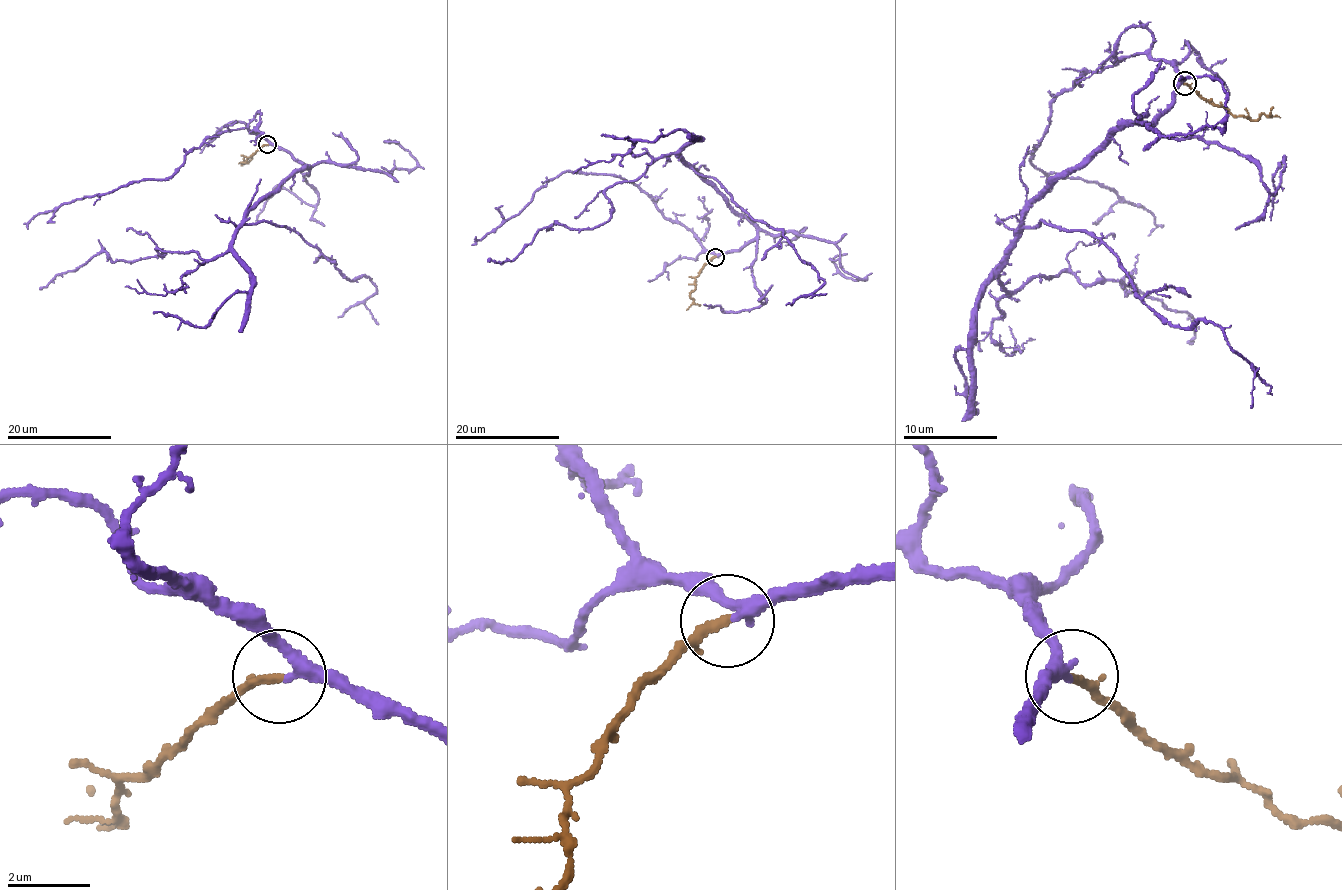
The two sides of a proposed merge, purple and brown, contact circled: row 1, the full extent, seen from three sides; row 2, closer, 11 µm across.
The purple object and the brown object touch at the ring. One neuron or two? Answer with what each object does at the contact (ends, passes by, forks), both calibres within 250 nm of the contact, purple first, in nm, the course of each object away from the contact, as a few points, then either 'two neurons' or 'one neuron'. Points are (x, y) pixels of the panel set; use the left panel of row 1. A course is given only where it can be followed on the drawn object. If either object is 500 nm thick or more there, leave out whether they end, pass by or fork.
purple passes by | brown ends | 260/240 nm | purple via (268, 144), (309, 166), (247, 213), (222, 254), (158, 249), (163, 255), (114, 262), (102, 251), (39, 289) | brown via (267, 144), (247, 158), (247, 162), (238, 164) | one neuron

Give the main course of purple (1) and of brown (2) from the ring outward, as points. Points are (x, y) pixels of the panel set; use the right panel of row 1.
1: (1184, 82), (1028, 208), (1000, 281), (1063, 271), (1127, 295), (1127, 276), (1191, 316), (1193, 344)
2: (1184, 82), (1200, 97), (1233, 115), (1252, 120), (1269, 115), (1281, 118)

